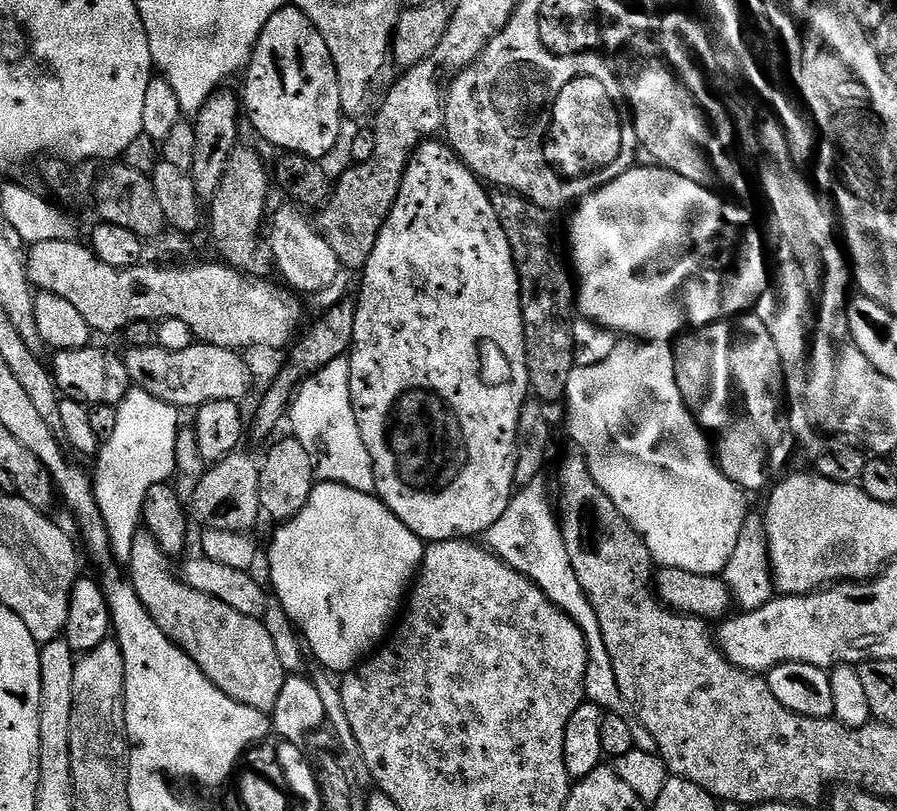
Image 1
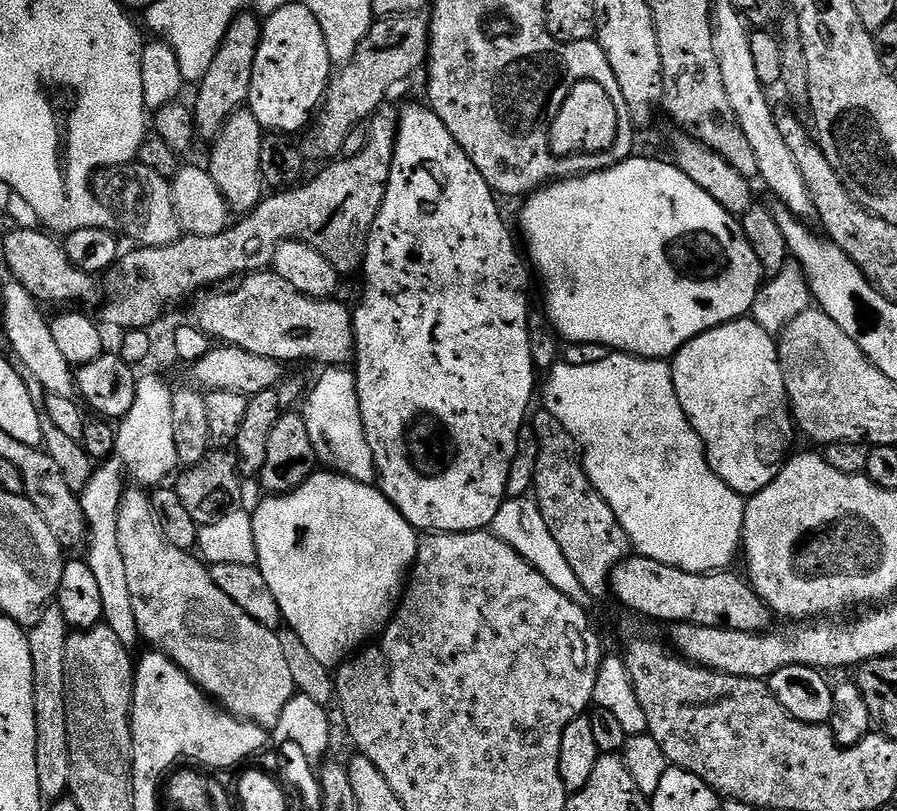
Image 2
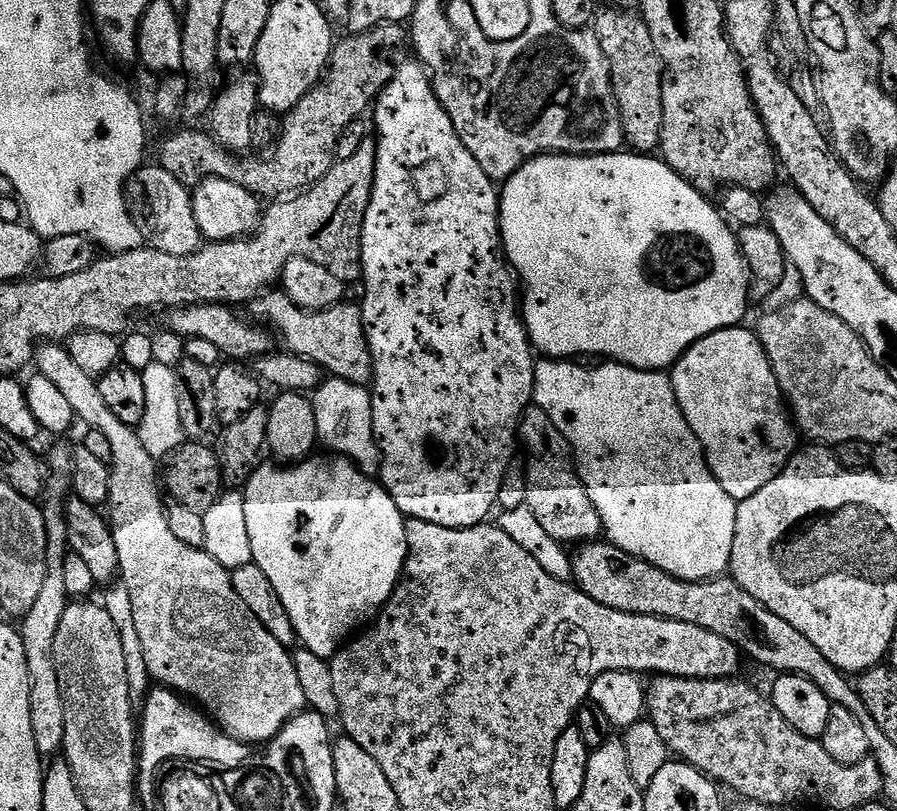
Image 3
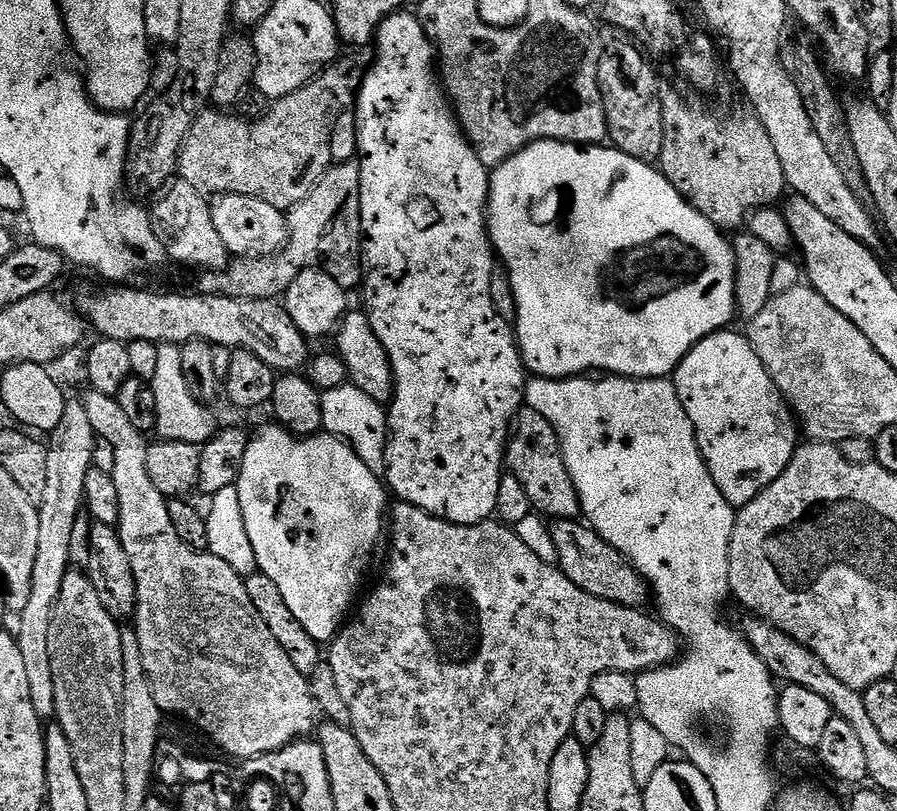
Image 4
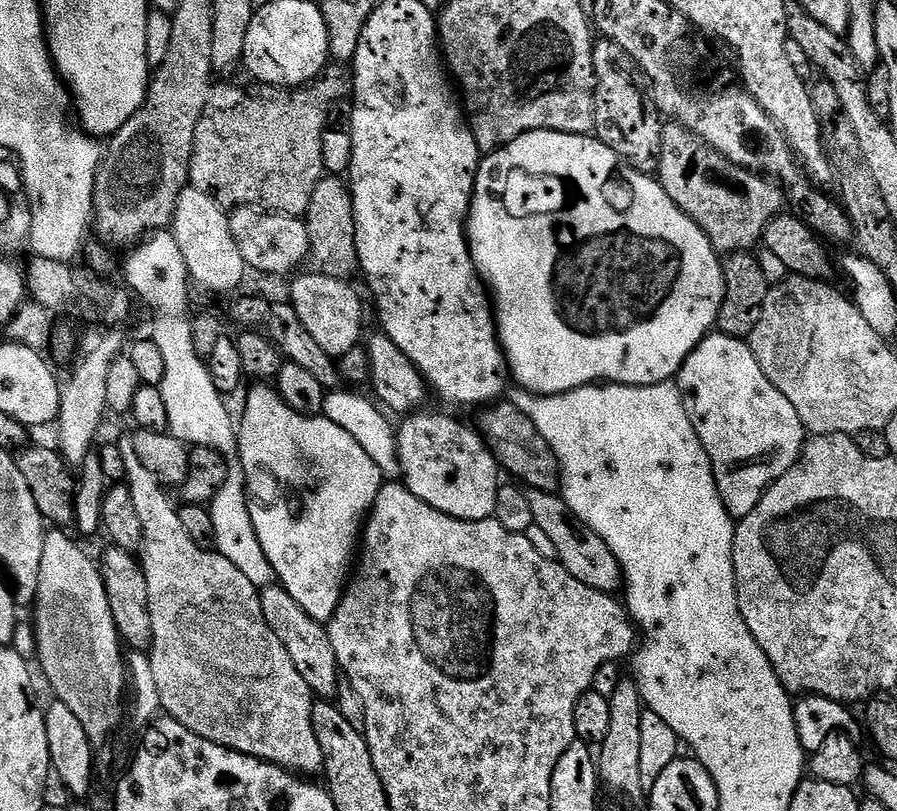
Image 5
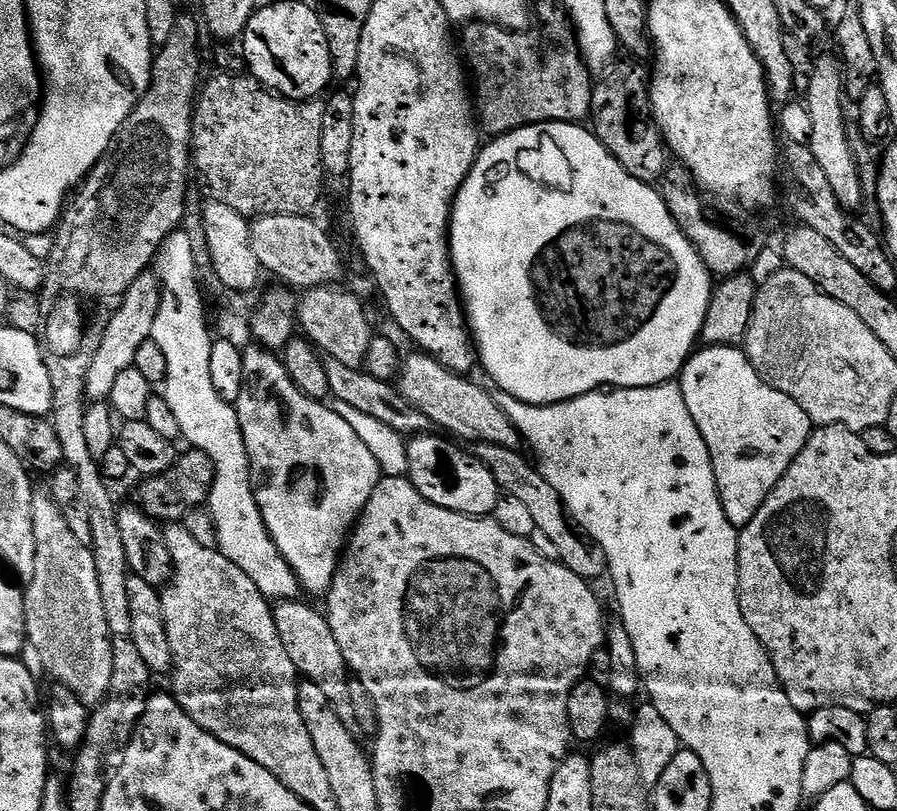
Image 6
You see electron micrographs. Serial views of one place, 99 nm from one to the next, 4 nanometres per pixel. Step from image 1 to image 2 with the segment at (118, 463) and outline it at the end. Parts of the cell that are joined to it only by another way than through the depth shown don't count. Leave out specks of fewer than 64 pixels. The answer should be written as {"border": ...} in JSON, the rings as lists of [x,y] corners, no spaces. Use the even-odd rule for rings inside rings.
{"border":[[[141,375],[137,379],[134,407],[130,414],[119,421],[116,434],[116,456],[136,475],[136,482],[142,486],[159,485],[163,476],[170,475],[172,471],[175,473],[178,468],[171,410],[174,392],[159,380],[159,375],[152,375],[154,376]],[[108,462],[97,467],[93,476],[80,496],[80,505],[88,519],[90,539],[86,544],[86,561],[94,572],[102,594],[103,623],[108,625],[114,634],[118,634],[118,642],[129,650],[141,643],[140,631],[134,618],[134,602],[130,598],[130,582],[126,578],[126,562],[122,562],[122,546],[118,544],[118,516],[120,514],[121,497],[116,496],[115,463]]]}

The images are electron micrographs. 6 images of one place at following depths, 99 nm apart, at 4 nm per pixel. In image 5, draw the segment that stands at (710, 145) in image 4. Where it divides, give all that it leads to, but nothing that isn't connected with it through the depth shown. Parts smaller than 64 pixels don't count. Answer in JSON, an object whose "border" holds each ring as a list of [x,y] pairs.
{"border":[[[675,122],[662,127],[658,179],[674,206],[696,223],[721,254],[752,252],[755,244],[763,241],[764,231],[772,219],[786,208],[786,193],[779,183],[740,168],[686,130],[686,126]]]}

